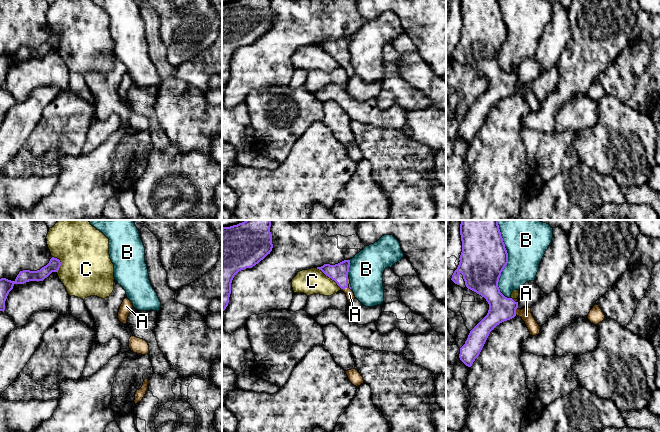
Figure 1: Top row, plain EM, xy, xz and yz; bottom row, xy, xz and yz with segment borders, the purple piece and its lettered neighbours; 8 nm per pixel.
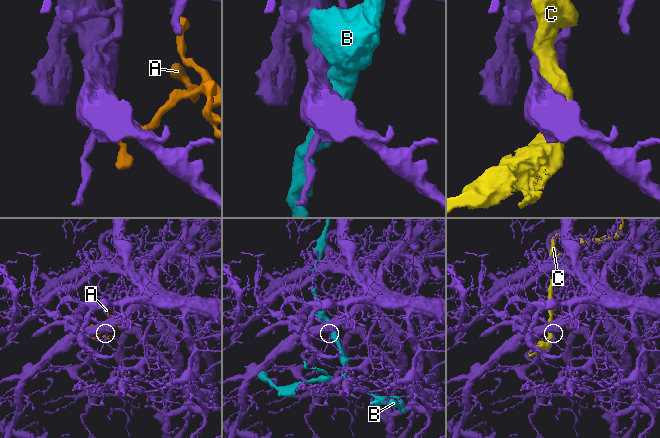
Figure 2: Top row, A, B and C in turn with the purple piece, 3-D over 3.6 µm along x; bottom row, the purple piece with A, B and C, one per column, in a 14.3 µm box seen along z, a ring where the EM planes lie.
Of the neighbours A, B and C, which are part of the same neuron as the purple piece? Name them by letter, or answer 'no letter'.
A

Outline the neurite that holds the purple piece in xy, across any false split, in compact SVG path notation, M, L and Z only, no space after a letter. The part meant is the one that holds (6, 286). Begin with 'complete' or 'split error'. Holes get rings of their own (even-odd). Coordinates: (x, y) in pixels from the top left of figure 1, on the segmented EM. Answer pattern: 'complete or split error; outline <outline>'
complete; outline M52 257L49 263L37 271L23 270L20 271L14 281L6 278L0 279L0 311L5 310L5 301L9 292L15 284L24 284L29 281L43 281L52 272L58 272L61 266L59 259Z

